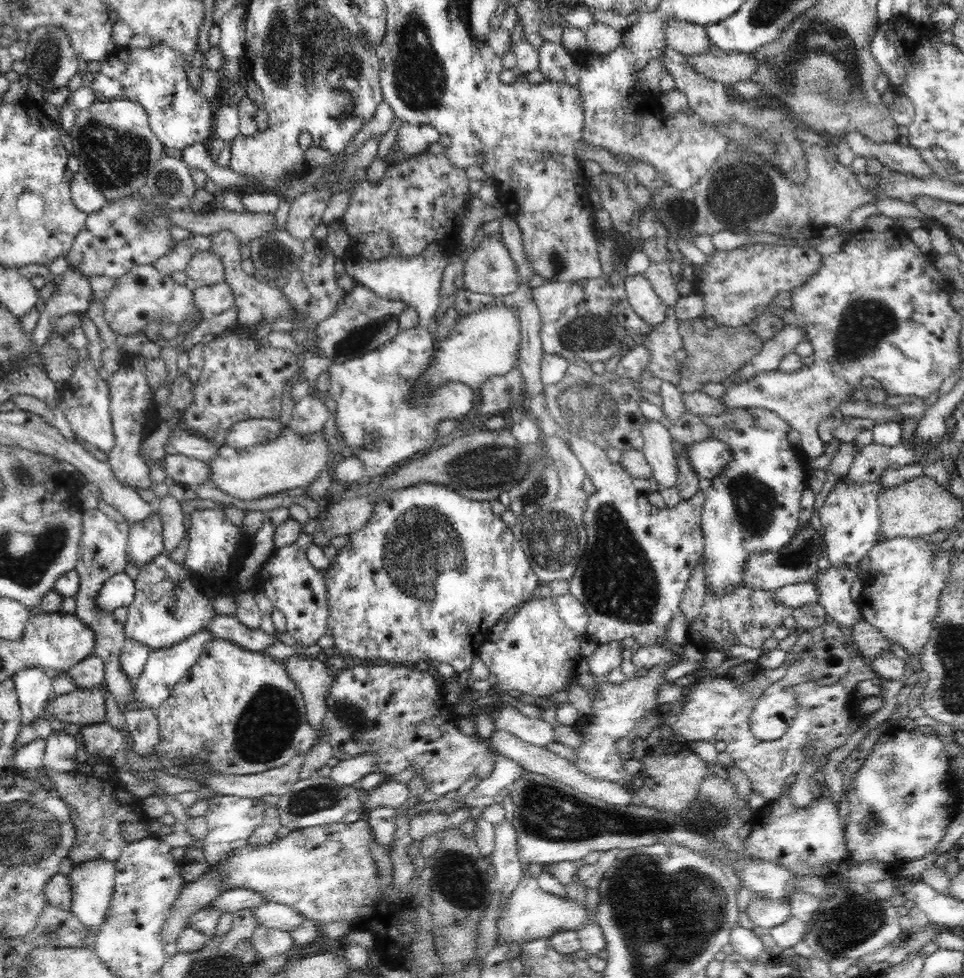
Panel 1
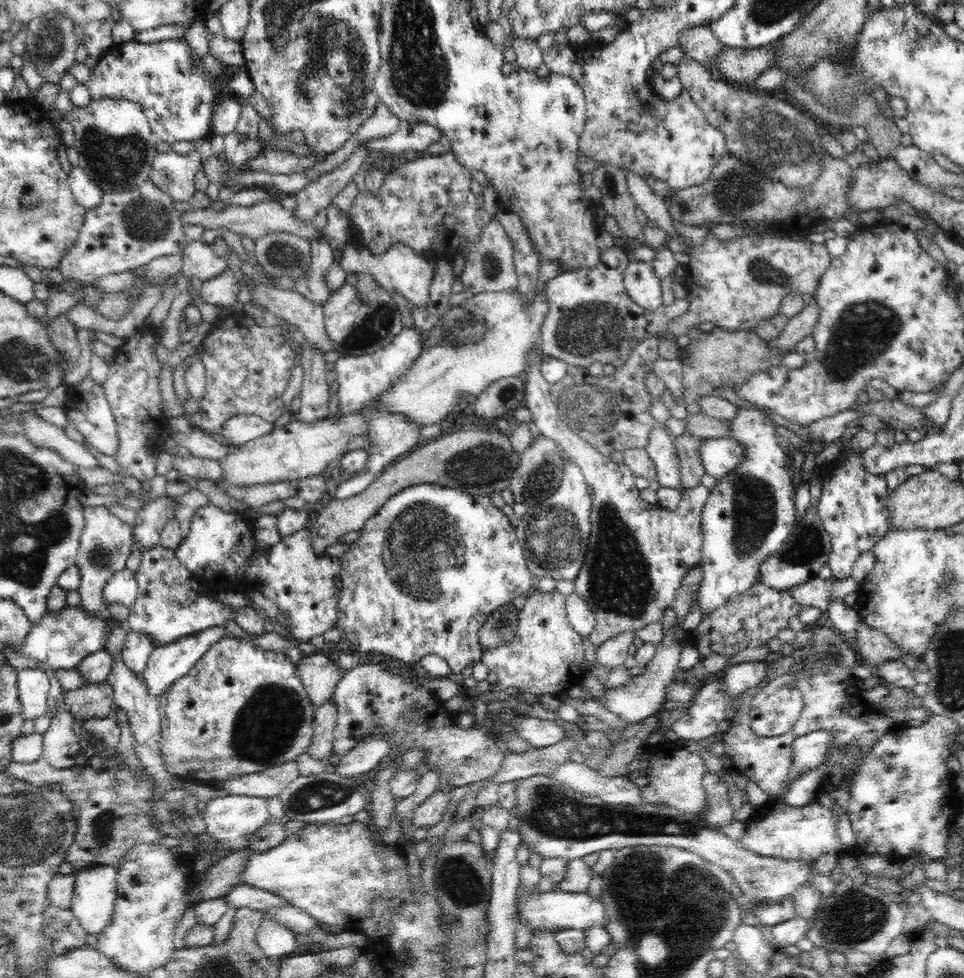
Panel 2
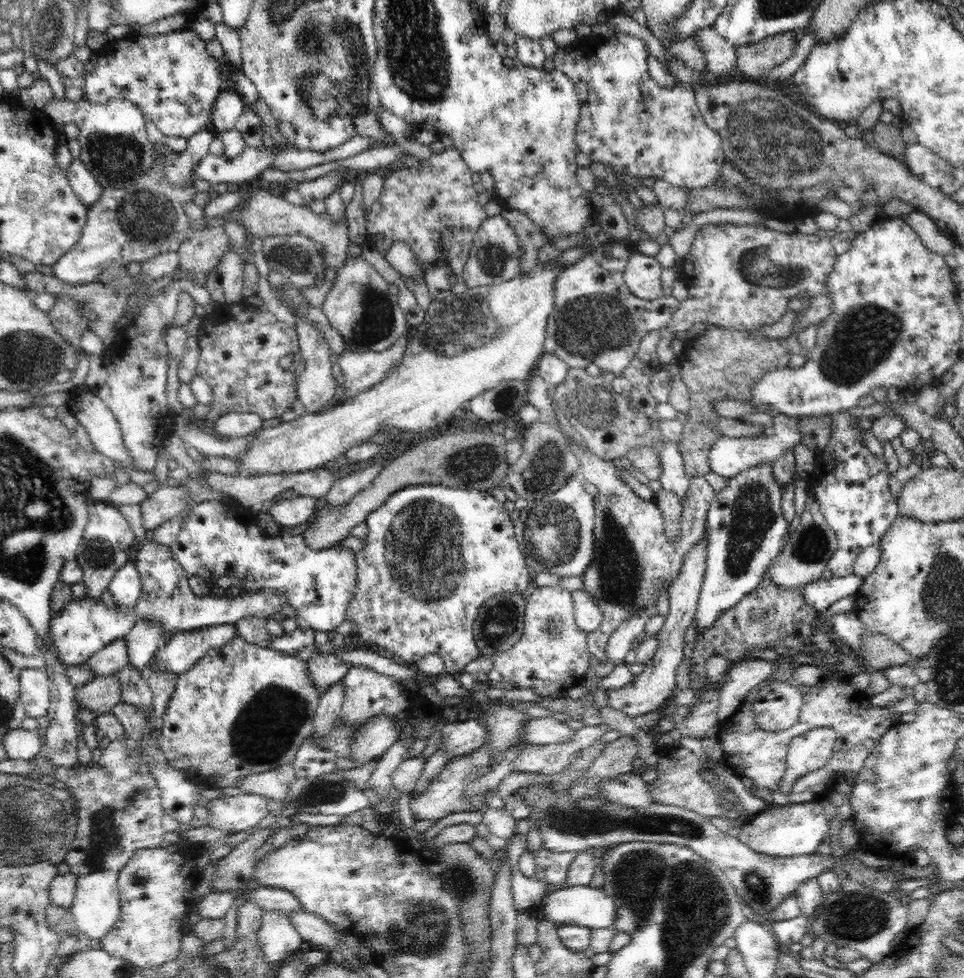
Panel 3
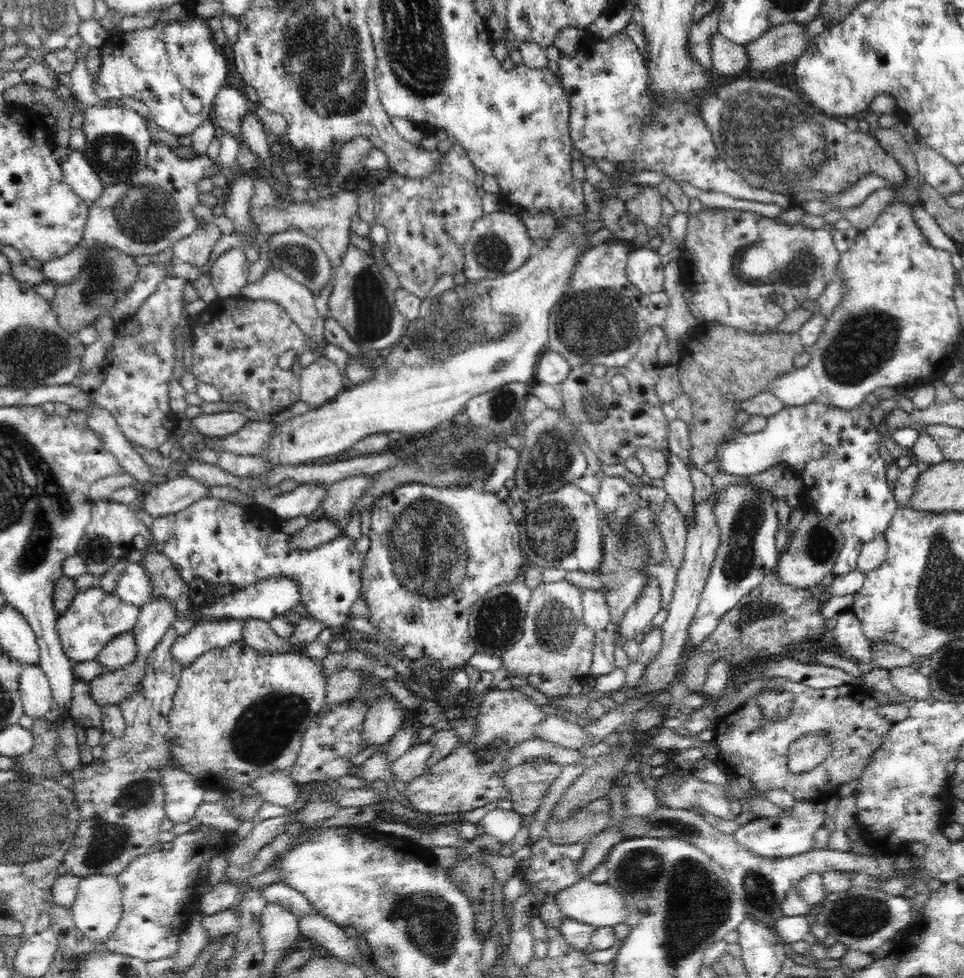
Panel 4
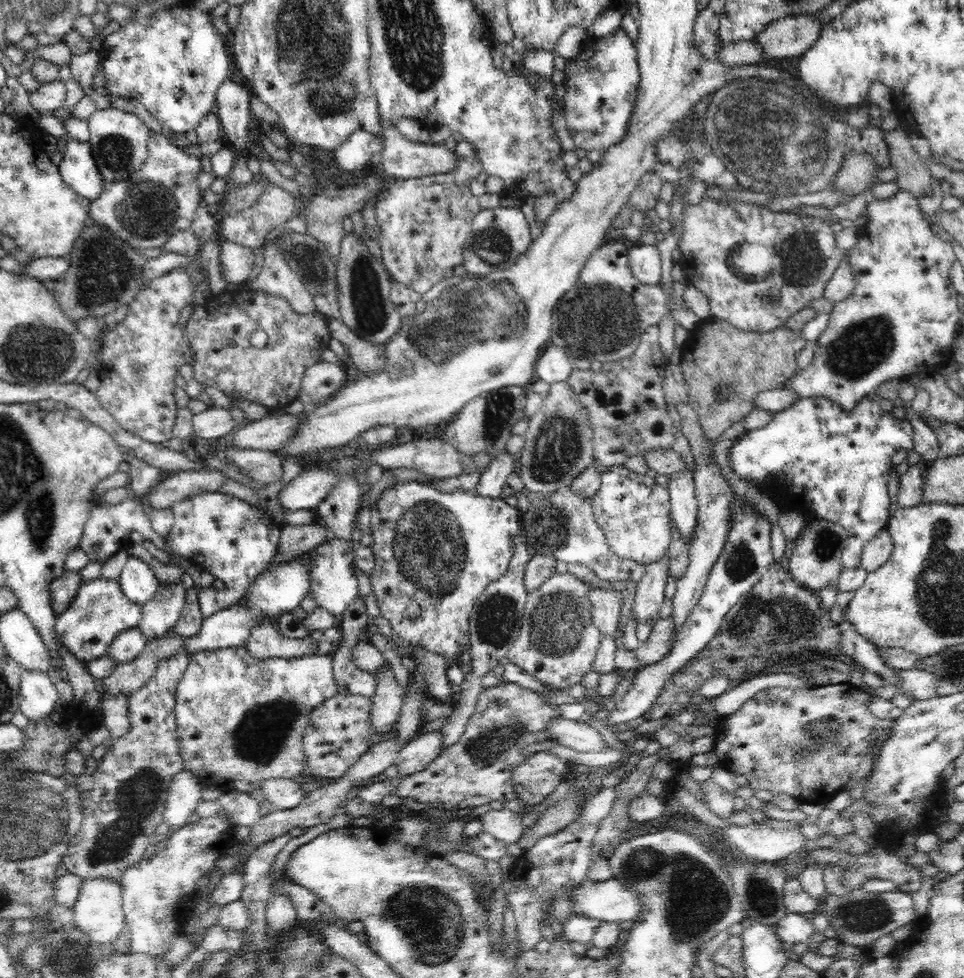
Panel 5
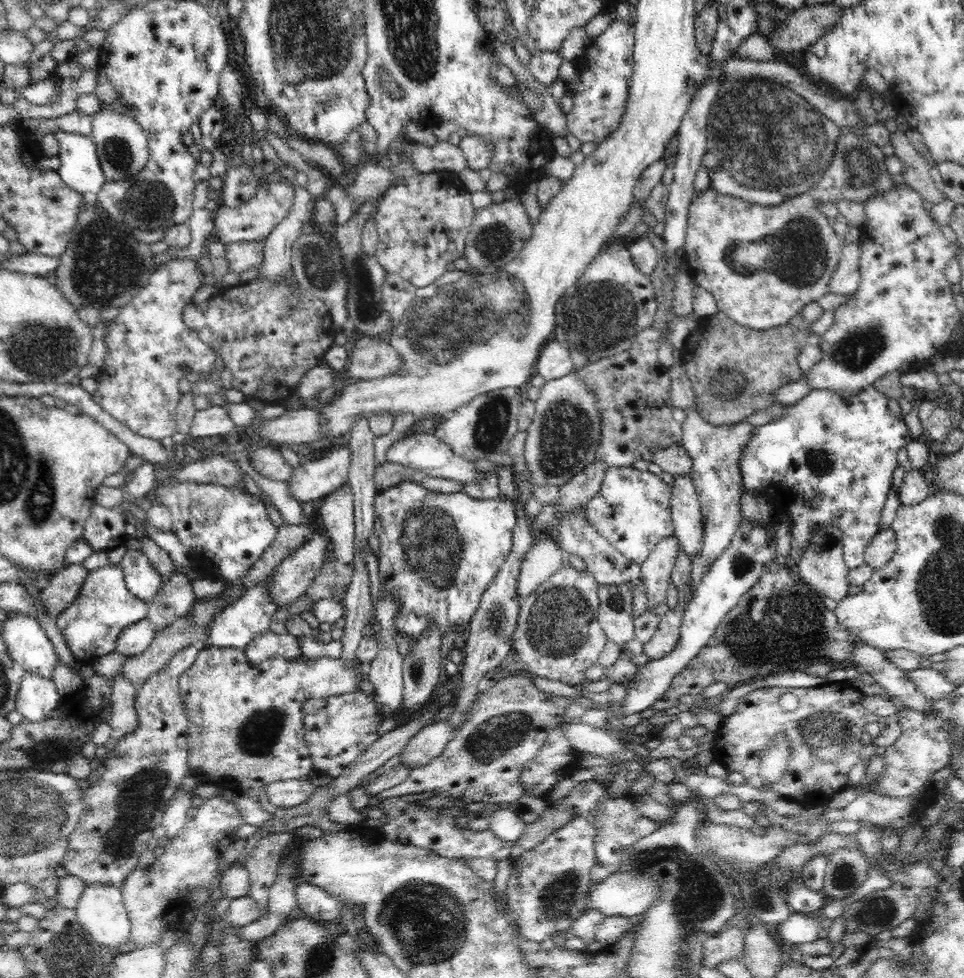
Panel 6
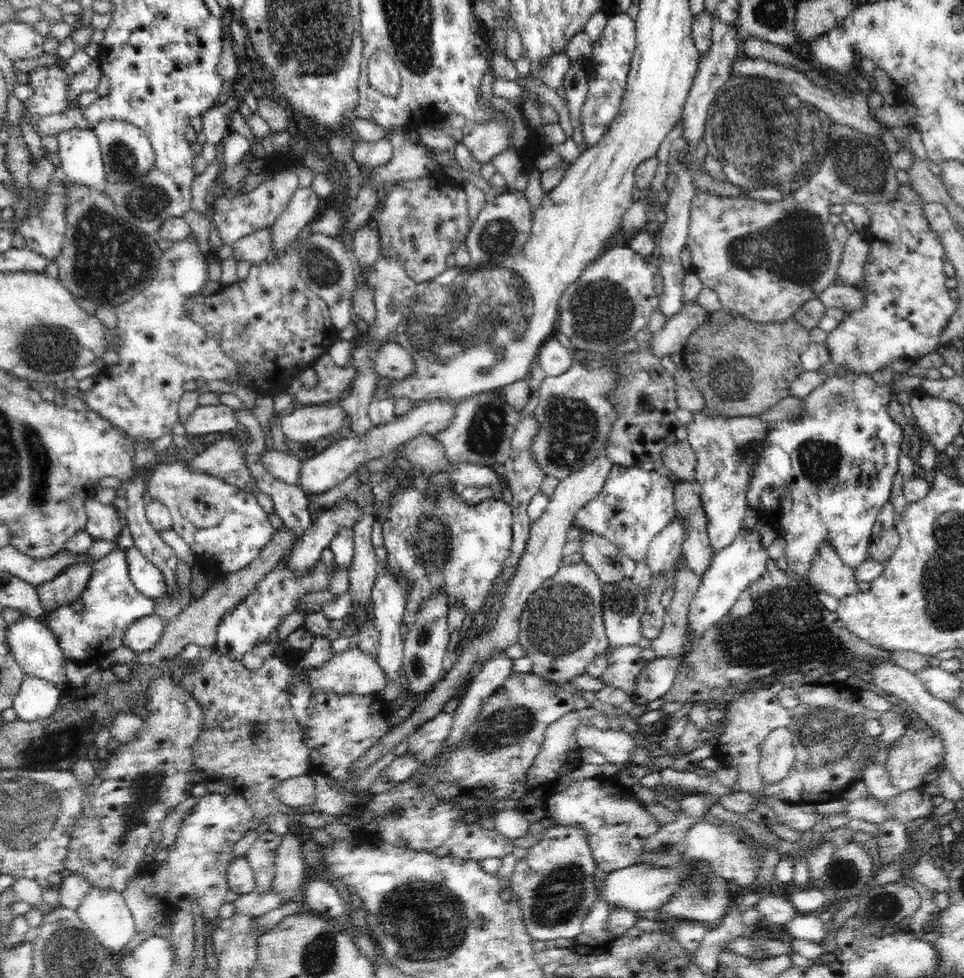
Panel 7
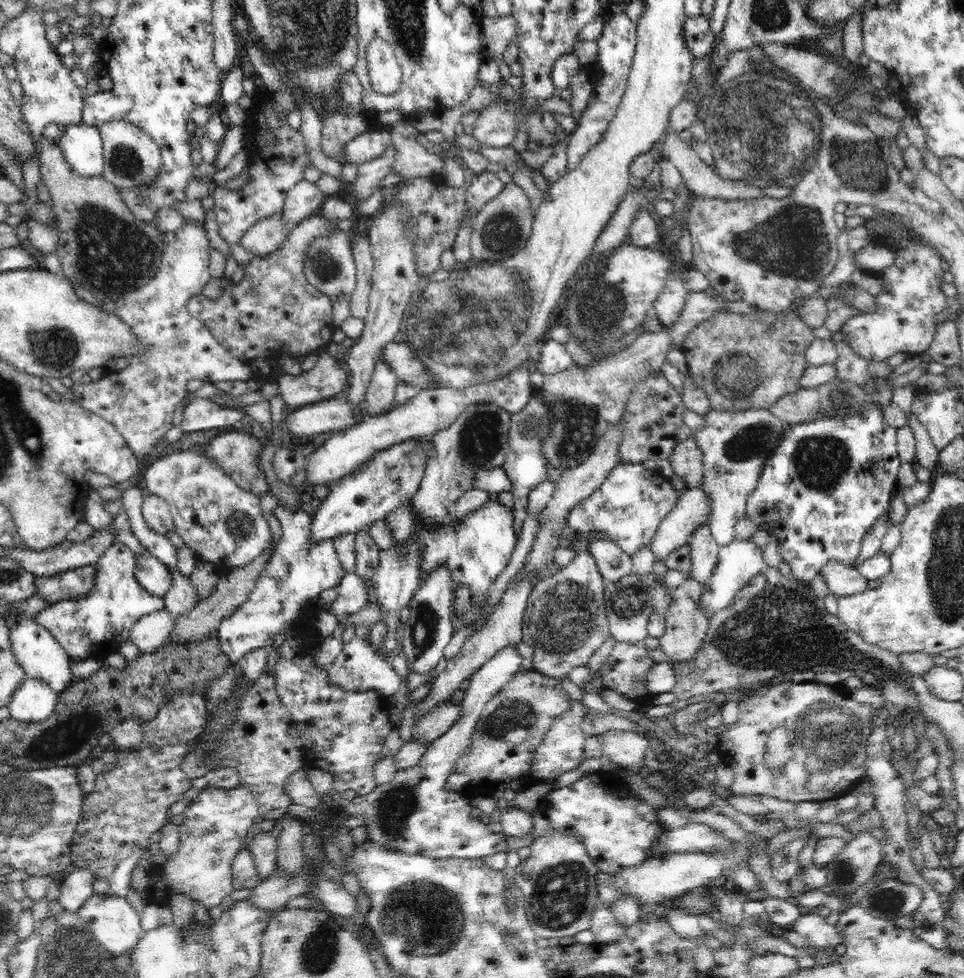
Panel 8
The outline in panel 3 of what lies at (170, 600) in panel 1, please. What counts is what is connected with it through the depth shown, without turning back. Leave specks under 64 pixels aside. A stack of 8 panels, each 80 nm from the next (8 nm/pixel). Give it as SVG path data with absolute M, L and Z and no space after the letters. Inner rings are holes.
M154 540L143 542L137 552L135 567L140 575L142 590L134 606L134 622L137 623L142 619L158 621L162 625L162 638L166 638L170 633L174 636L182 631L216 625L232 625L248 616L270 620L280 613L282 606L287 606L286 597L282 593L268 589L251 591L236 597L209 595L199 597L190 589L189 576L174 558L170 547Z

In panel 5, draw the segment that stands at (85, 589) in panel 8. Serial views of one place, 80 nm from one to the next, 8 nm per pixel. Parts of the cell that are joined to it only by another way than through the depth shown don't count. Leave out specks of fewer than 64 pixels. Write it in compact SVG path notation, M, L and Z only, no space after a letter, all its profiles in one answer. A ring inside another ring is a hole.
M65 569L62 576L55 578L49 586L50 606L54 614L59 615L66 611L73 602L82 586L82 577L79 572Z

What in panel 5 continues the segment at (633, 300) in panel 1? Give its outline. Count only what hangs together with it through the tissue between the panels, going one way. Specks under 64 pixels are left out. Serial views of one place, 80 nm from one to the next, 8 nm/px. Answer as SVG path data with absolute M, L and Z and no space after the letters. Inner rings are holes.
M641 243L628 252L628 262L634 277L646 285L660 284L660 253L657 245Z

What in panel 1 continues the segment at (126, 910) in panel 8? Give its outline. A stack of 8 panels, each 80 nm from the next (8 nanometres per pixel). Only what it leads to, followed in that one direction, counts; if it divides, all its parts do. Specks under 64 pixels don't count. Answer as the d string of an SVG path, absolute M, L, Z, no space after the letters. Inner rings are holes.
M102 859L74 865L68 874L72 888L71 911L95 932L102 926L115 892L115 863Z

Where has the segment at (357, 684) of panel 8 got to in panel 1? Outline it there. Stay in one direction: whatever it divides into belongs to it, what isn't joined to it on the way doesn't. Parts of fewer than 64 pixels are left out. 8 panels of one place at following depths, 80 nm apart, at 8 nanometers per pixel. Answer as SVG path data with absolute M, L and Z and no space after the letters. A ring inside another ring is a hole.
M214 638L210 642L206 642L206 646L202 648L202 654L200 658L192 665L192 668L188 670L184 678L180 679L172 689L172 692L168 695L168 698L160 704L156 710L158 717L158 723L160 723L160 742L154 746L155 754L159 759L159 764L163 767L163 771L174 777L180 777L184 779L196 778L196 765L192 760L199 760L209 765L209 770L215 770L220 774L234 774L234 775L247 775L258 774L265 770L270 770L279 766L288 764L292 758L298 755L306 754L312 746L314 746L317 740L317 733L312 725L310 725L307 717L306 703L304 702L304 695L298 689L298 685L292 681L292 677L288 675L284 663L280 659L276 659L274 656L266 655L262 651L250 651L232 643L232 641L224 640L223 638Z

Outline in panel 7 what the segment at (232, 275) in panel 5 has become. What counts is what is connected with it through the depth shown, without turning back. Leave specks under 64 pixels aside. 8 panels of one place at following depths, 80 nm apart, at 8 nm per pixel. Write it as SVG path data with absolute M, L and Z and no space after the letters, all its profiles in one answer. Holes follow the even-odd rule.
M272 226L243 236L232 245L232 249L236 263L243 260L254 265L264 263L272 250Z

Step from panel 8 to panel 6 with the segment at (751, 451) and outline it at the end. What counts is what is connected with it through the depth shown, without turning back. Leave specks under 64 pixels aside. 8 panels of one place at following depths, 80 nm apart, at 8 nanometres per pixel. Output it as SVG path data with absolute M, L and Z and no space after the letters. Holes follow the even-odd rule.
M687 409L685 411L687 418L682 422L683 430L683 442L684 448L688 451L688 455L691 456L693 461L693 468L691 473L691 479L696 487L698 493L699 503L703 514L704 521L704 540L702 540L702 546L700 546L700 554L691 561L692 563L692 576L690 576L690 582L686 582L684 588L678 588L678 604L683 606L683 612L688 608L688 604L693 597L695 586L702 580L704 573L709 569L709 566L730 546L732 536L734 532L738 530L740 522L742 522L742 506L740 505L740 498L742 498L742 492L745 488L743 486L743 477L740 471L740 460L742 450L744 446L750 442L752 438L752 432L755 428L747 420L726 425L726 426L714 426L706 421L696 409Z

